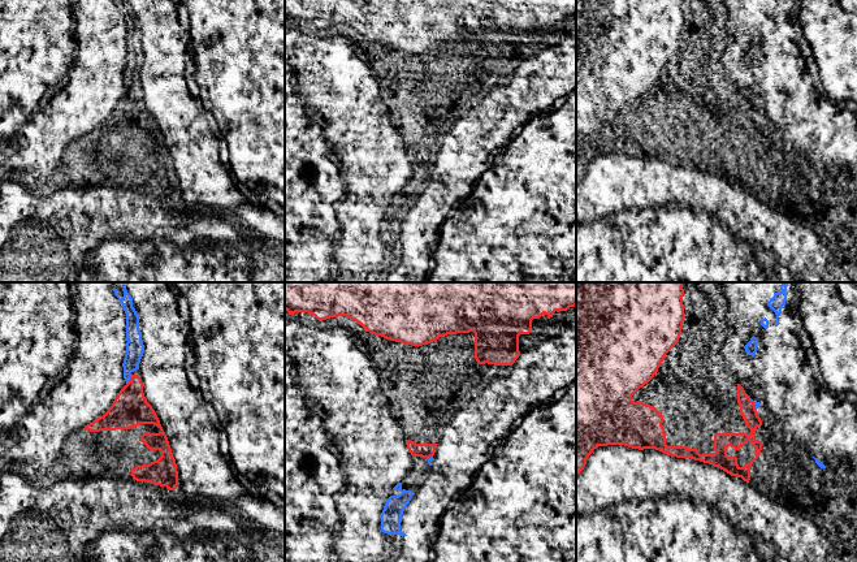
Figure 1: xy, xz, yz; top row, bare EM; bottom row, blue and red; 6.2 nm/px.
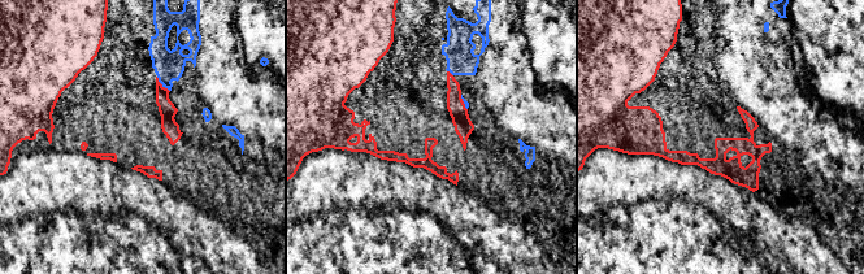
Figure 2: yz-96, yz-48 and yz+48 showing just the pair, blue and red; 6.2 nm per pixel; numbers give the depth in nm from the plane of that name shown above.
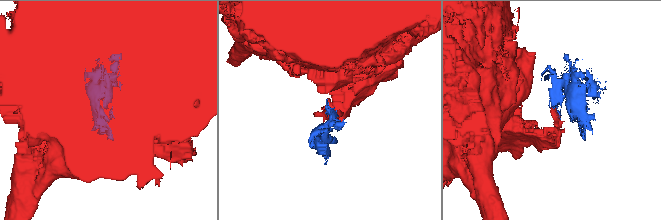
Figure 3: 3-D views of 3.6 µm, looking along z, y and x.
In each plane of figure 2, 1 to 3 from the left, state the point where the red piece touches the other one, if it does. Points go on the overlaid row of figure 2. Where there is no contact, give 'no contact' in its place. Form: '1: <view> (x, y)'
1: yz-96 (163, 85)
2: yz-48 (450, 72)
3: no contact

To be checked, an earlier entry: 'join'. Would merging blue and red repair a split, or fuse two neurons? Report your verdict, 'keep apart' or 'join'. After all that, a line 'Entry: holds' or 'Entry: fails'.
keep apart
Entry: fails

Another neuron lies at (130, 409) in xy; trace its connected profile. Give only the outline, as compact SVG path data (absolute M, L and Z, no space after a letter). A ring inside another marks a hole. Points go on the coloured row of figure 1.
M135 373L120 390L108 411L70 435L64 448L66 449L64 458L78 459L87 455L96 476L100 476L104 470L120 468L121 461L125 459L131 464L131 476L137 481L156 484L169 490L174 490L178 485L177 464L168 437L144 397L142 379Z

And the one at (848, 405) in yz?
M836 395L839 410L826 411L826 467L834 462L834 419L845 415L857 415L857 399L852 395Z

